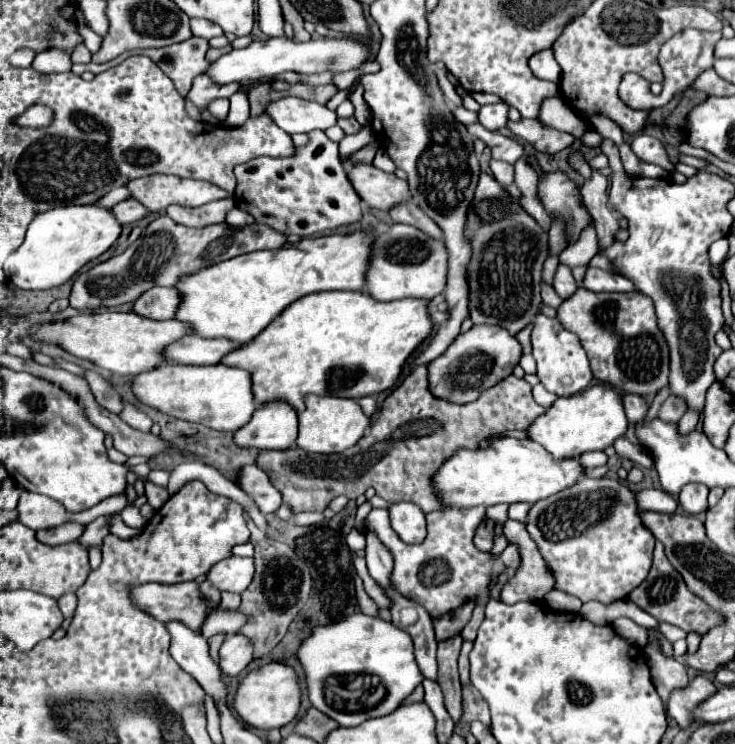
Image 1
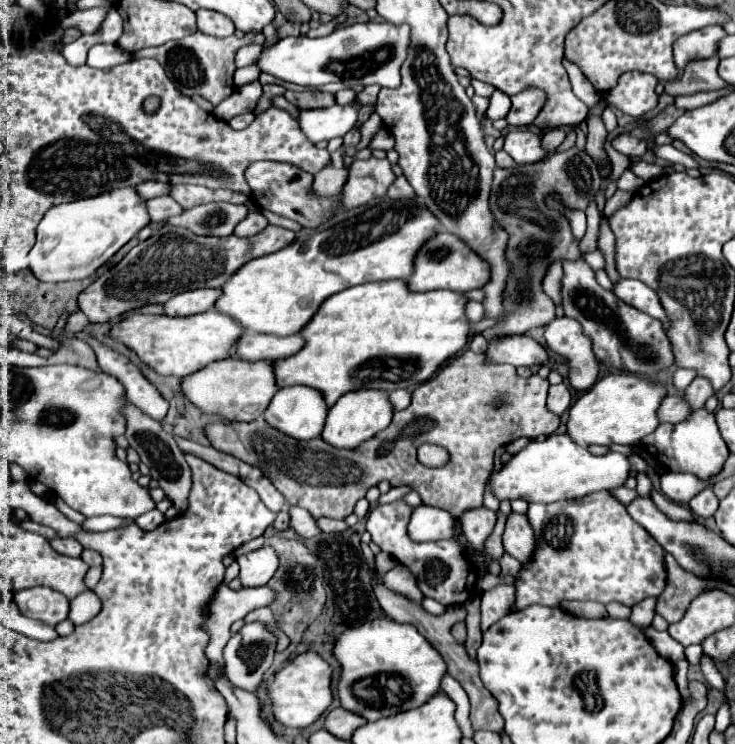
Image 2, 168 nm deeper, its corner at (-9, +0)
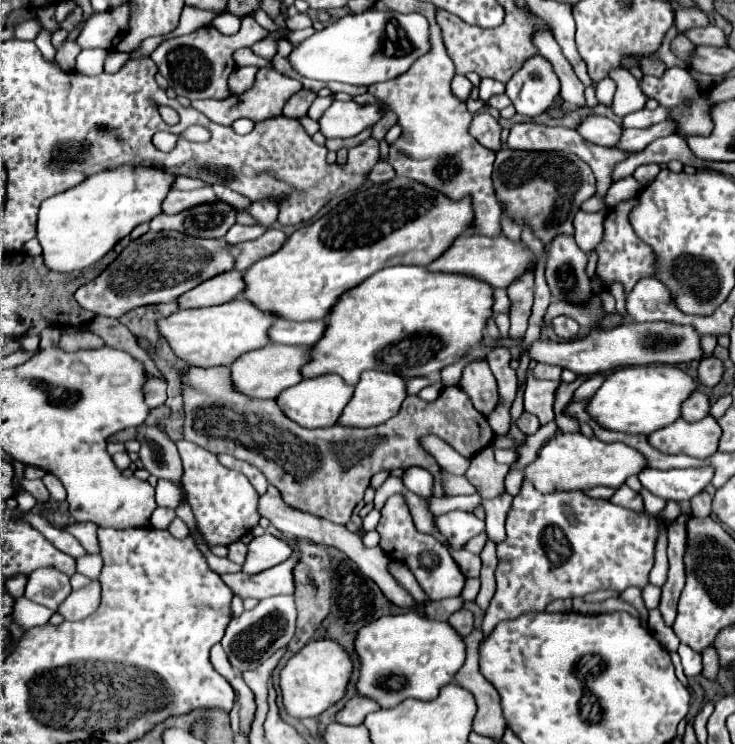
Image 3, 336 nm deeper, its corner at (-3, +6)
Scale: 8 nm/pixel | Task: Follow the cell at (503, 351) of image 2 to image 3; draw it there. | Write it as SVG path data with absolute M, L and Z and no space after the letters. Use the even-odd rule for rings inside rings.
M629 322L609 332L591 330L585 338L573 342L551 342L539 338L527 348L527 356L539 364L551 364L551 366L555 364L575 374L591 376L633 364L681 364L681 362L701 360L701 348L699 348L699 336L697 332L693 332L693 328L665 324L665 322L657 324Z

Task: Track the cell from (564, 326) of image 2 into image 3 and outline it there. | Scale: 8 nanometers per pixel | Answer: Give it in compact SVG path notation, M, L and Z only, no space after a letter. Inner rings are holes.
M557 316L551 326L553 326L555 336L559 336L563 340L575 340L581 330L581 326L573 318L567 318L567 316Z

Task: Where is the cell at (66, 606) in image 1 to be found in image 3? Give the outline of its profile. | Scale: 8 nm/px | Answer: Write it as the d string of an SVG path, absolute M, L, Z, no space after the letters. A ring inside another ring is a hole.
M93 580L89 586L81 588L81 590L73 590L65 602L61 604L59 614L65 620L81 620L87 618L89 614L93 614L99 608L99 582Z

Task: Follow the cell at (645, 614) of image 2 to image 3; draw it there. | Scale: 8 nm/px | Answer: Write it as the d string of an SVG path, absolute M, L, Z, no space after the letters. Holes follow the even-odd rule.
M645 586L643 588L643 602L645 602L645 606L651 610L651 608L657 608L657 604L659 604L659 596L661 596L661 590L657 588L657 586Z

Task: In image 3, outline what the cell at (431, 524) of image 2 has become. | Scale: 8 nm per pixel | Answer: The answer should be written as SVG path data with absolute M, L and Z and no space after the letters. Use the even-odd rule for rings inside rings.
M459 510L433 516L433 526L447 540L447 544L457 550L461 550L473 536L485 530L483 520L479 520L475 514L467 514Z

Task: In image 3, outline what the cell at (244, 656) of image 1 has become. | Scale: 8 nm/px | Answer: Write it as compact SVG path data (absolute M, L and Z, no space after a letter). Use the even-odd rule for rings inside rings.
M273 596L265 598L257 604L253 610L245 610L239 618L233 618L225 630L225 636L221 640L221 646L231 662L231 666L239 672L255 670L261 666L277 648L283 648L295 632L295 604L293 596Z

